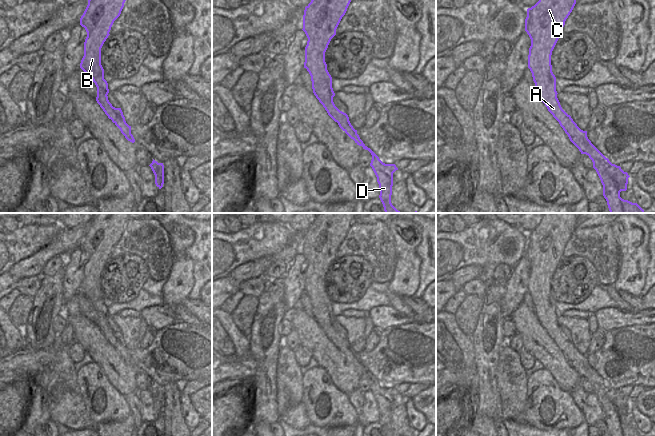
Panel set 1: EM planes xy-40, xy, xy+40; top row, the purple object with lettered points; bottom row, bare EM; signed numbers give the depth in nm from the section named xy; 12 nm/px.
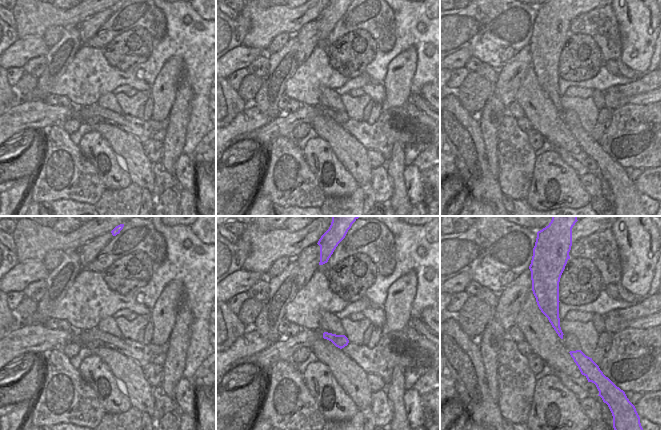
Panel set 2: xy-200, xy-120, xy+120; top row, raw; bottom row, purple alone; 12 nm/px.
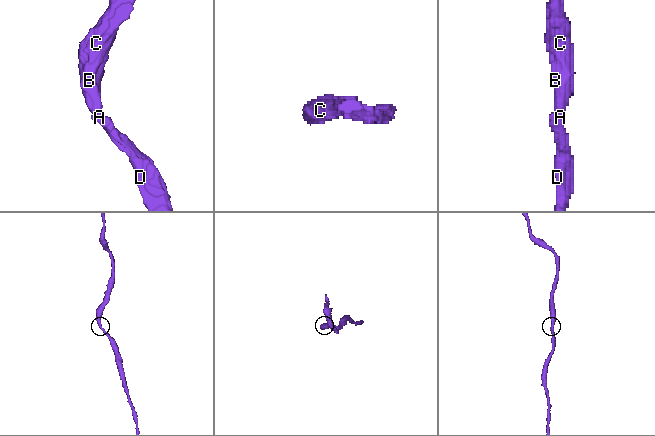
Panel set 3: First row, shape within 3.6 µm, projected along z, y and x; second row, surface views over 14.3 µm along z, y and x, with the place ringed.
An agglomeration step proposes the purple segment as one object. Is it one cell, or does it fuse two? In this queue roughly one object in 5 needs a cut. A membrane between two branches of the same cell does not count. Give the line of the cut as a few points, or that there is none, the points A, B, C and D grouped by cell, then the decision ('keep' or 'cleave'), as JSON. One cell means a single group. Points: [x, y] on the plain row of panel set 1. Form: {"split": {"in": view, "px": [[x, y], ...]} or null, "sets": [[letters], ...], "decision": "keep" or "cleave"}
{"split": null, "sets": [["A", "B", "C", "D"]], "decision": "keep"}

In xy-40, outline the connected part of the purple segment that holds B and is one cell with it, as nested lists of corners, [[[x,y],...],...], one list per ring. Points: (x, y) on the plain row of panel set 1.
[[[97,213],[93,215],[80,242],[80,249],[87,256],[80,292],[92,302],[97,311],[97,327],[125,362],[134,367],[131,350],[126,347],[121,332],[113,331],[108,324],[108,307],[104,303],[104,293],[101,289],[101,272],[110,259],[111,251],[120,240],[129,219],[129,213]]]

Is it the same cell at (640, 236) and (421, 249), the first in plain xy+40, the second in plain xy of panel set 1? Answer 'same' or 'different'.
different

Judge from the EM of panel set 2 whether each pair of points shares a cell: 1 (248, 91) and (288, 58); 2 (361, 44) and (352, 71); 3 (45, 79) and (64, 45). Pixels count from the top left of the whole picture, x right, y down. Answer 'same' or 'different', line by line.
1: different
2: same
3: same

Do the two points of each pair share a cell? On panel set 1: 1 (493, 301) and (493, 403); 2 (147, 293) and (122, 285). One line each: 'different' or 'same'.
1: same
2: different

